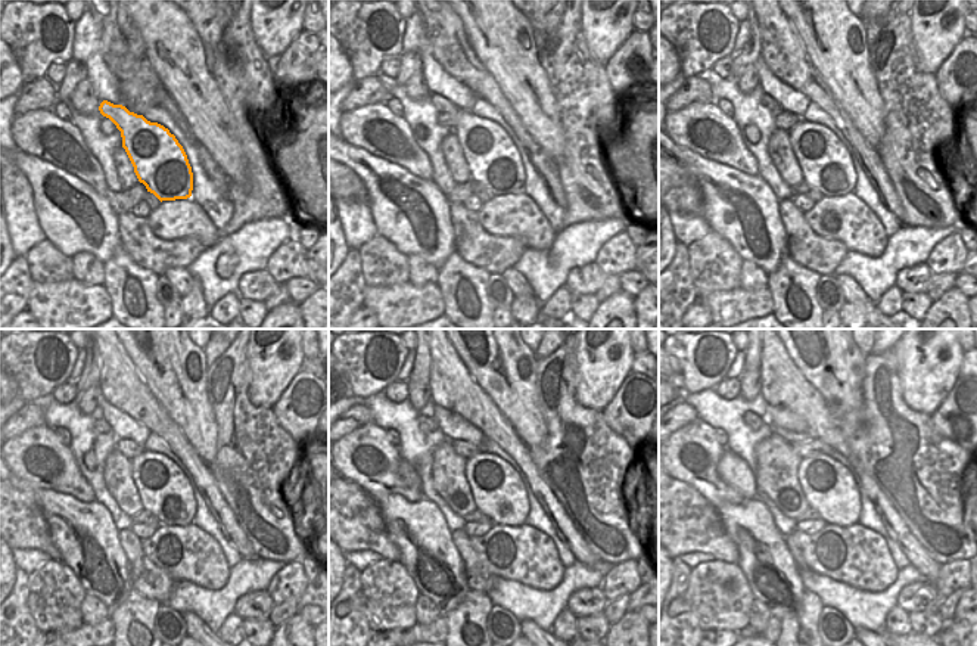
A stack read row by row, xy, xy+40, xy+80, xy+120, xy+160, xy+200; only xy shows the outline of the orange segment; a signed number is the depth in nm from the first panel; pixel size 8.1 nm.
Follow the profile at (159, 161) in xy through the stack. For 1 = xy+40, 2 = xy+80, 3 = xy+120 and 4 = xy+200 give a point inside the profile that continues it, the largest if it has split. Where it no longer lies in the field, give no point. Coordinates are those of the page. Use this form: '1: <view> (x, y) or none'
1: xy+40 (494, 162)
2: xy+80 (825, 164)
3: xy+120 (164, 490)
4: xy+200 (828, 487)

